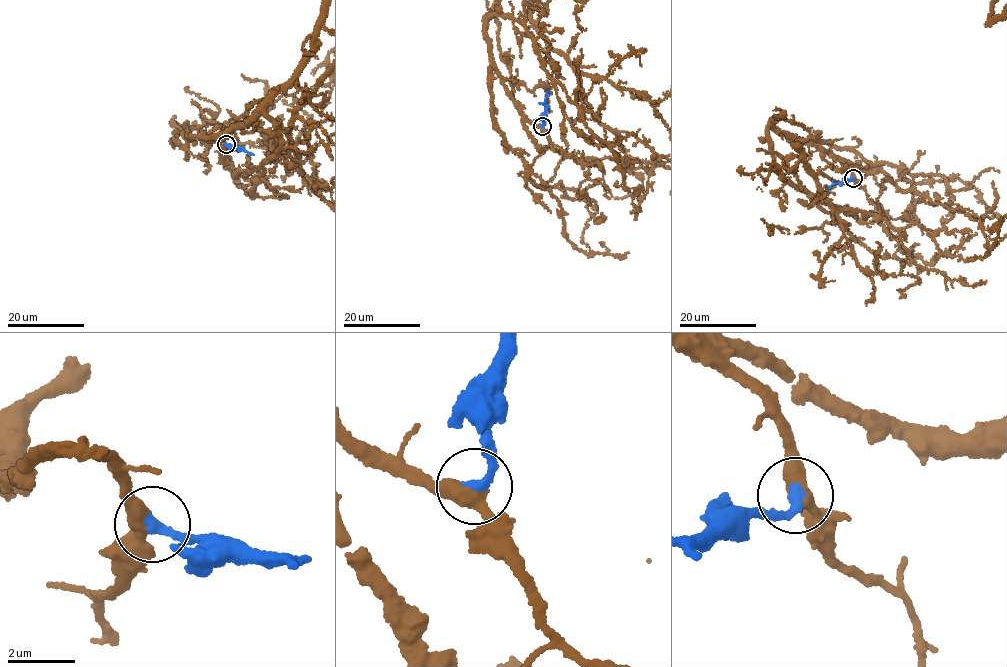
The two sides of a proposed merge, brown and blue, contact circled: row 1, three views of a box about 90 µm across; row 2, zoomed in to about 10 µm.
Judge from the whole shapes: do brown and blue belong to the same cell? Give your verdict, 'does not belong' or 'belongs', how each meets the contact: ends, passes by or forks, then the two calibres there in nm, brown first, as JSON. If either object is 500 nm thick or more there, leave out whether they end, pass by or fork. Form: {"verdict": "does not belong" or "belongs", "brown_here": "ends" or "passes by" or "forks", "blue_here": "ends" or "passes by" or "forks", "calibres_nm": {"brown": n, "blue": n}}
{"verdict": "belongs", "brown_here": "passes by", "blue_here": "ends", "calibres_nm": {"brown": 440, "blue": 340}}

